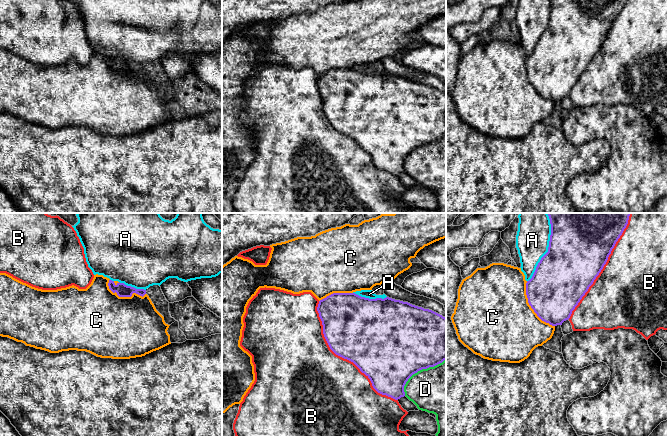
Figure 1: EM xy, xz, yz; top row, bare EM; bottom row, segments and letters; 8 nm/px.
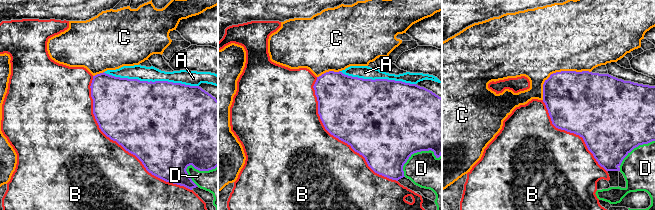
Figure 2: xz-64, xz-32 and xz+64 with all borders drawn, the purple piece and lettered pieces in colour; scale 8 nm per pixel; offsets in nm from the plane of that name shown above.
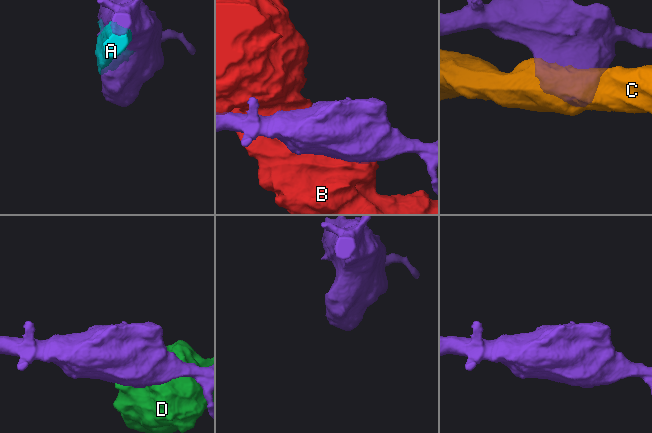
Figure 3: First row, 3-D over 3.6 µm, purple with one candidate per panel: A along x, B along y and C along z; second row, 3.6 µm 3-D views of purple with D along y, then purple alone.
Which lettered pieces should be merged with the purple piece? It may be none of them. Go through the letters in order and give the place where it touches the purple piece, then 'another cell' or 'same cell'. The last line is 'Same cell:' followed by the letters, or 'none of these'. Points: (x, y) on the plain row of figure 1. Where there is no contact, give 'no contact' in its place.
A: meets purple in yz at (546, 29); another cell
B: meets purple in xz at (342, 133); another cell
C: meets purple in yz at (531, 83); another cell
D: meets purple in xz at (418, 146); another cell
Same cell: none of these

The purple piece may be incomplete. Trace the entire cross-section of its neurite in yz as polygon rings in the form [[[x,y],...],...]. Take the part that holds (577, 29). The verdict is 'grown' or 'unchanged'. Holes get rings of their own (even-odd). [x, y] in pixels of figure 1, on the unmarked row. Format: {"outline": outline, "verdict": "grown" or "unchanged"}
{"outline": [[[551,0],[548,28],[526,59],[528,79],[552,102],[562,101],[593,60],[627,0]]], "verdict": "unchanged"}

